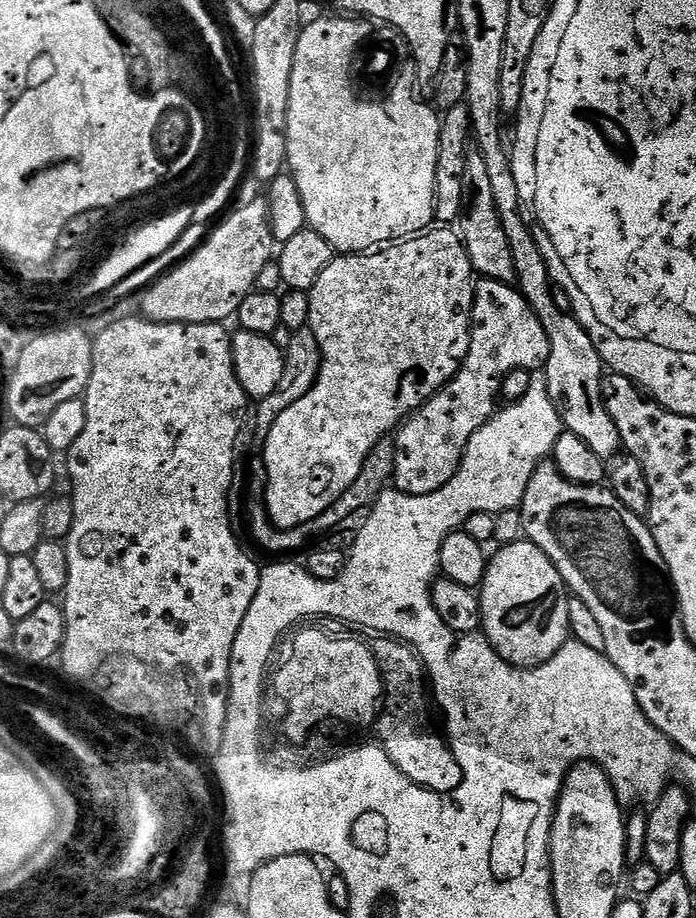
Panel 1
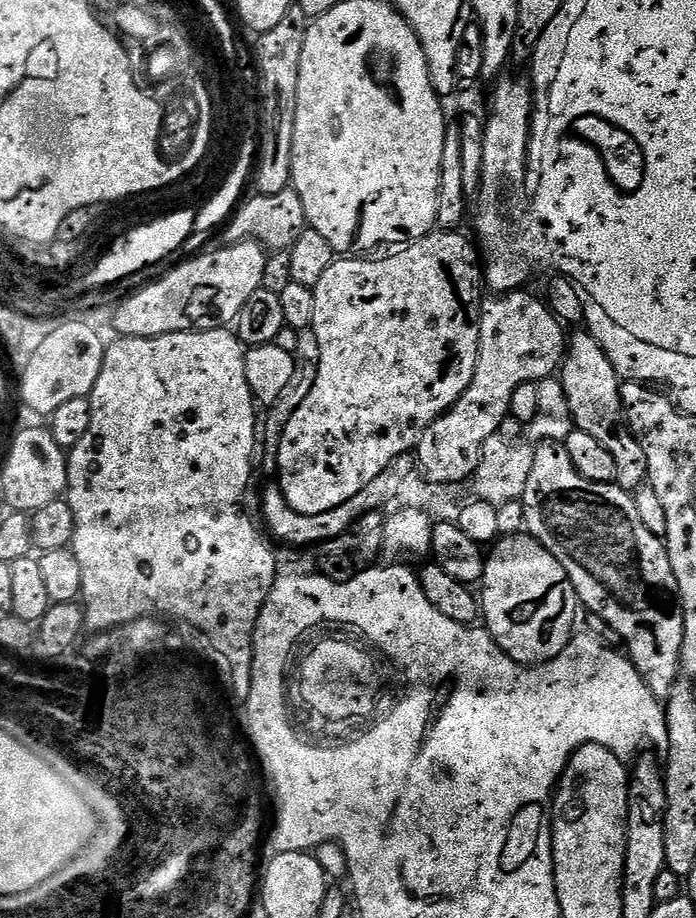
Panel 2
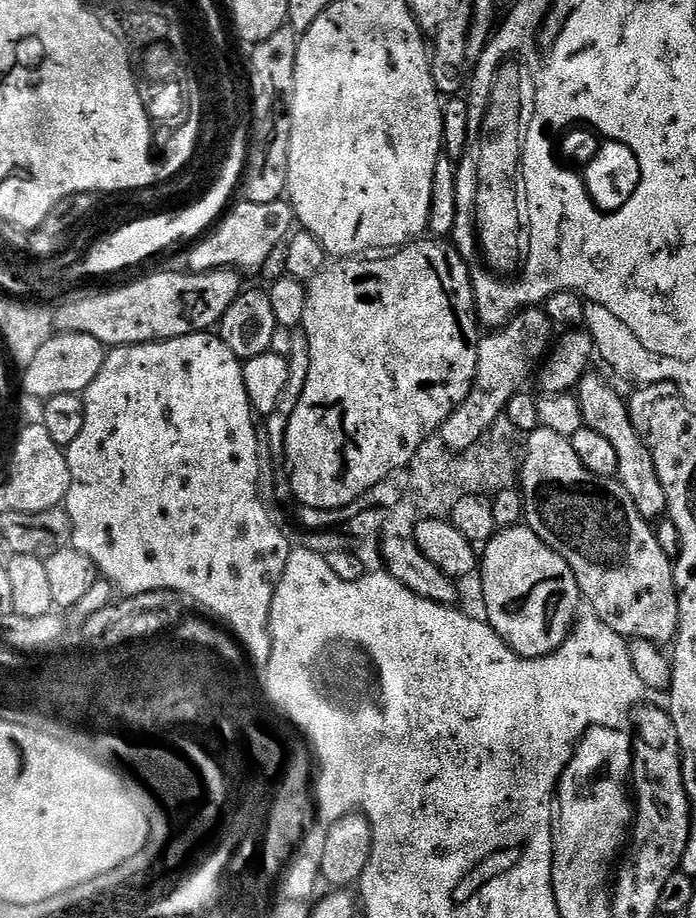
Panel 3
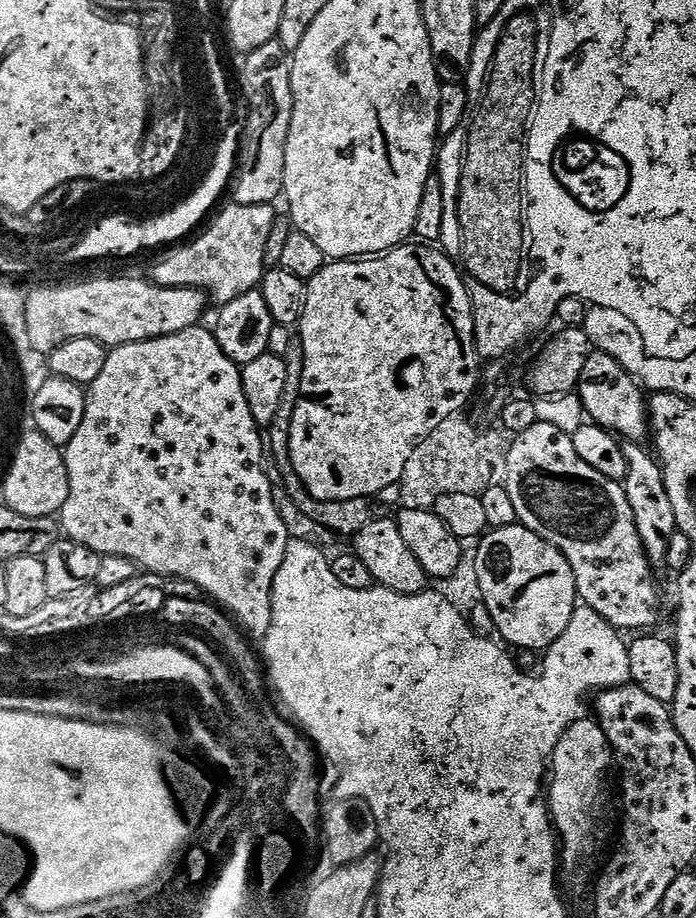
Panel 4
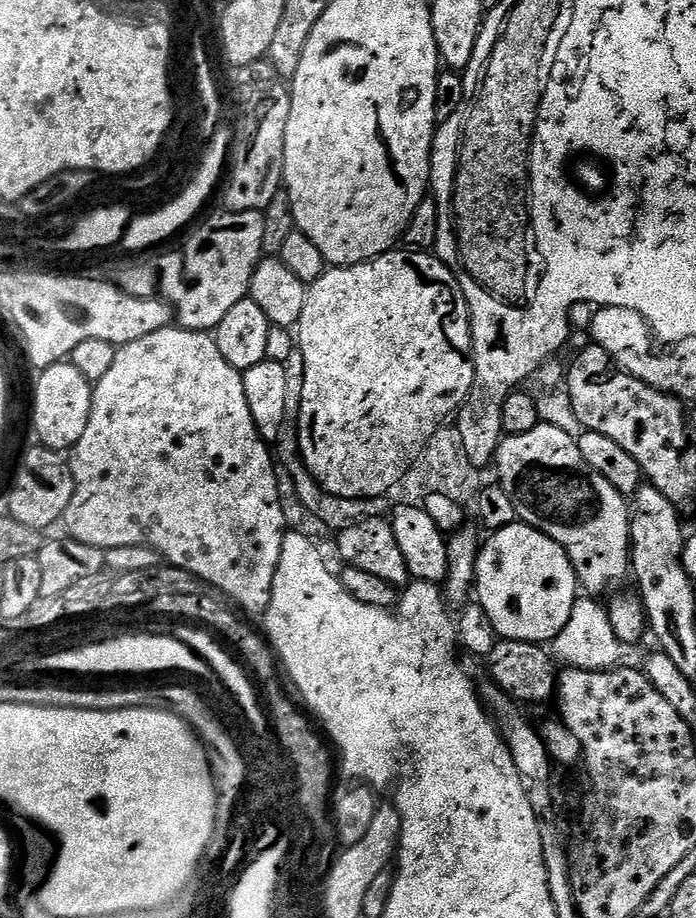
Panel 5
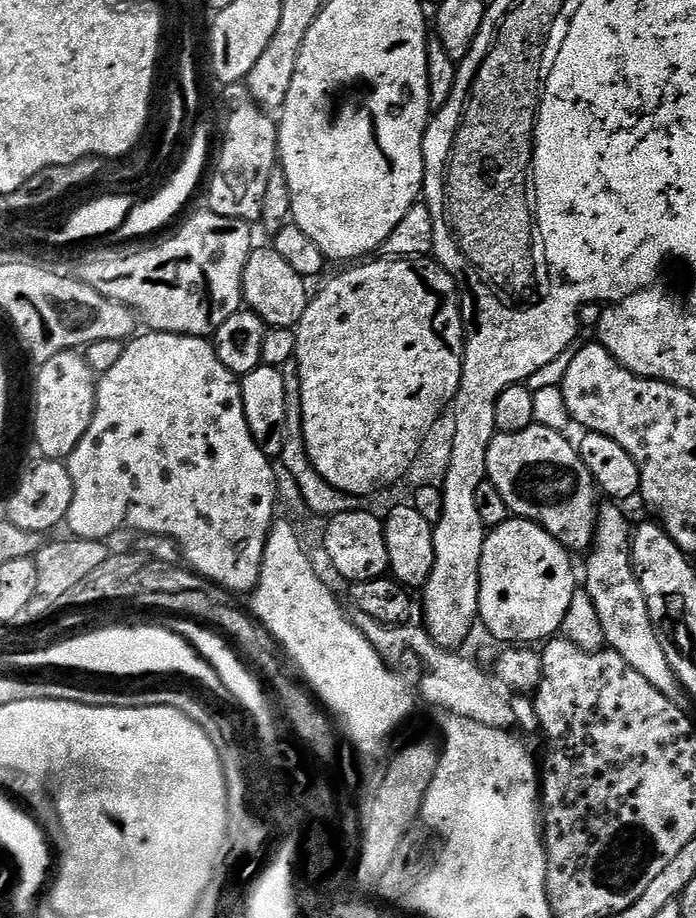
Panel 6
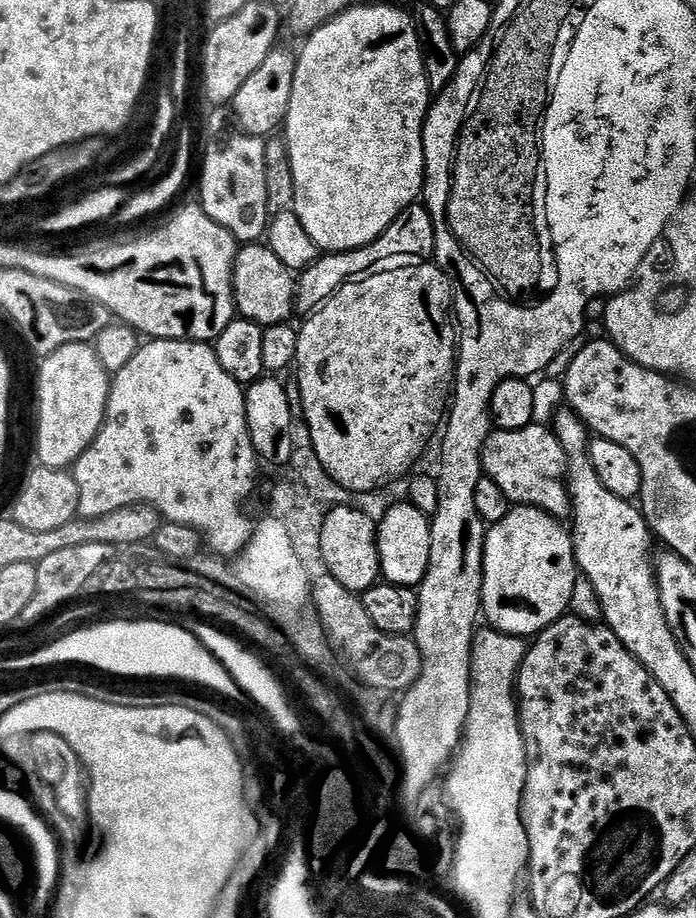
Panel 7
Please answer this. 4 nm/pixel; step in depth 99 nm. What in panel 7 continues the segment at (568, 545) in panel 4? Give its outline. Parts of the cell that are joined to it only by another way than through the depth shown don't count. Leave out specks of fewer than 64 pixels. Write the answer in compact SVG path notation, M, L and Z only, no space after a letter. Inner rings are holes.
M531 423L513 432L493 431L484 444L483 475L493 480L513 505L540 508L549 516L564 518L572 511L568 495L568 456L551 427Z

